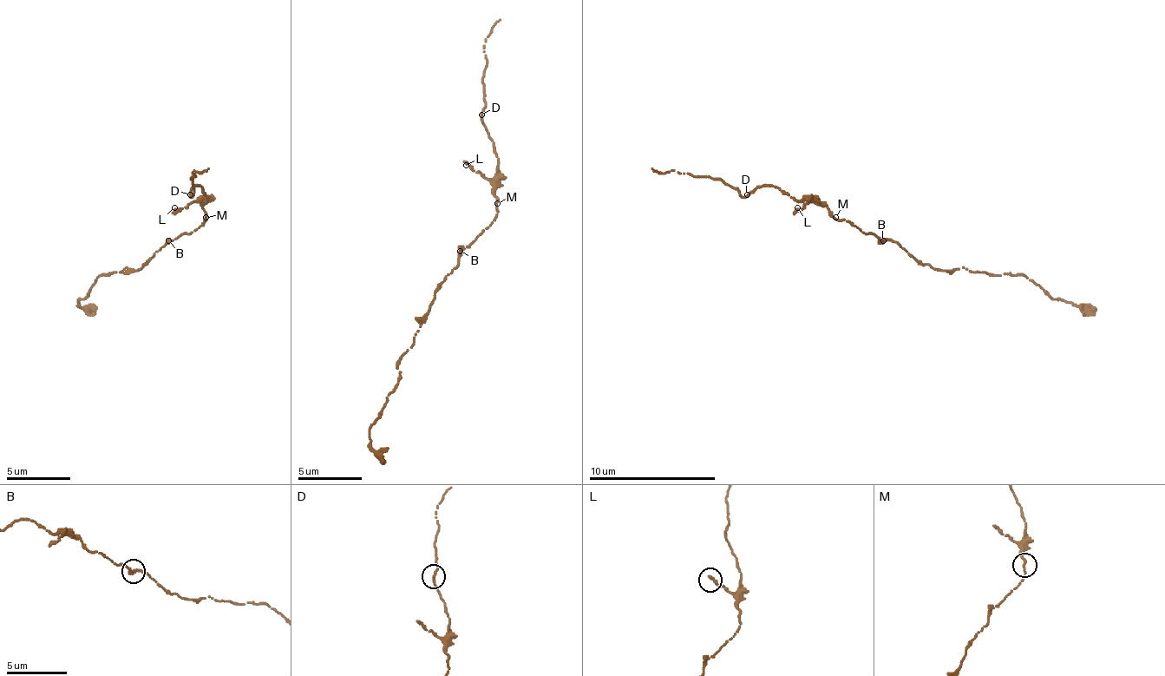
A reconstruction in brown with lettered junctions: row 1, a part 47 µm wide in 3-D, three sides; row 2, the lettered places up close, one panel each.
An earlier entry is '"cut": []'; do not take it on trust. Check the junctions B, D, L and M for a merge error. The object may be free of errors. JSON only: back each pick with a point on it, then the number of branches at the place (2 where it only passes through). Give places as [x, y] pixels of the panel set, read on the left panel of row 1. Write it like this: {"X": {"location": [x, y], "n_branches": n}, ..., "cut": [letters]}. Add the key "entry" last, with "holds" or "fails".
{"cut": [], "entry": "holds"}

